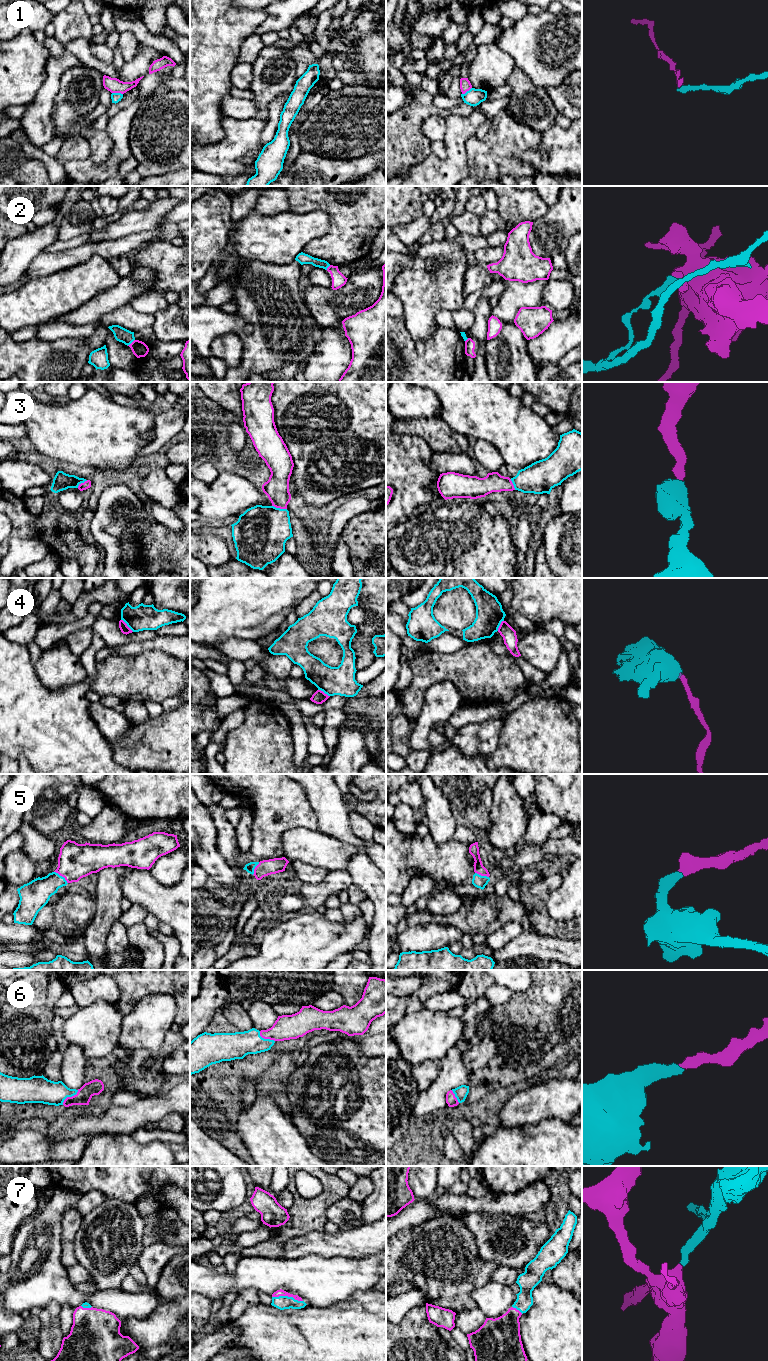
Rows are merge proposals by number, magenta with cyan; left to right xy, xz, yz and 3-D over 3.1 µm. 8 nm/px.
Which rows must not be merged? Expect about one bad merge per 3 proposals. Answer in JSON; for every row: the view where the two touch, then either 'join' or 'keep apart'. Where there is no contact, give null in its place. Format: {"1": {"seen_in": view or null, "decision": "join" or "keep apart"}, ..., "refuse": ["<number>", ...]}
{"1": {"seen_in": "xy", "decision": "keep apart"}, "2": {"seen_in": "xy", "decision": "keep apart"}, "3": {"seen_in": "xz", "decision": "join"}, "4": {"seen_in": "xy", "decision": "keep apart"}, "5": {"seen_in": "xy", "decision": "join"}, "6": {"seen_in": "xy", "decision": "join"}, "7": {"seen_in": "xz", "decision": "join"}, "refuse": ["1", "2", "4"]}

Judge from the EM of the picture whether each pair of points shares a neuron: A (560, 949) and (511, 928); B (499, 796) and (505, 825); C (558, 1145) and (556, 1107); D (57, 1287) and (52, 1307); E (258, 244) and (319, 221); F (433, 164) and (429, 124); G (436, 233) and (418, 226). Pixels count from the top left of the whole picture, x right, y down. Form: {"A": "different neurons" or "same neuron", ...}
{"A": "different neurons", "B": "same neuron", "C": "different neurons", "D": "different neurons", "E": "same neuron", "F": "different neurons", "G": "different neurons"}

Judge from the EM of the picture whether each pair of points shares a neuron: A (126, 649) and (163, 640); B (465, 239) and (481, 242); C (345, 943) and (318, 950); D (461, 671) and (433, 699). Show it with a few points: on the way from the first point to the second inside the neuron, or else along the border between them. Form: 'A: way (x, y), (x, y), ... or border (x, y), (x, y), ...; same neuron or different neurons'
A: way (135, 648), (154, 644); same neuron
B: way (469, 242), (477, 242); same neuron
C: way (338, 943), (325, 943); same neuron
D: border (428, 688), (435, 683), (449, 680), (464, 701); different neurons

